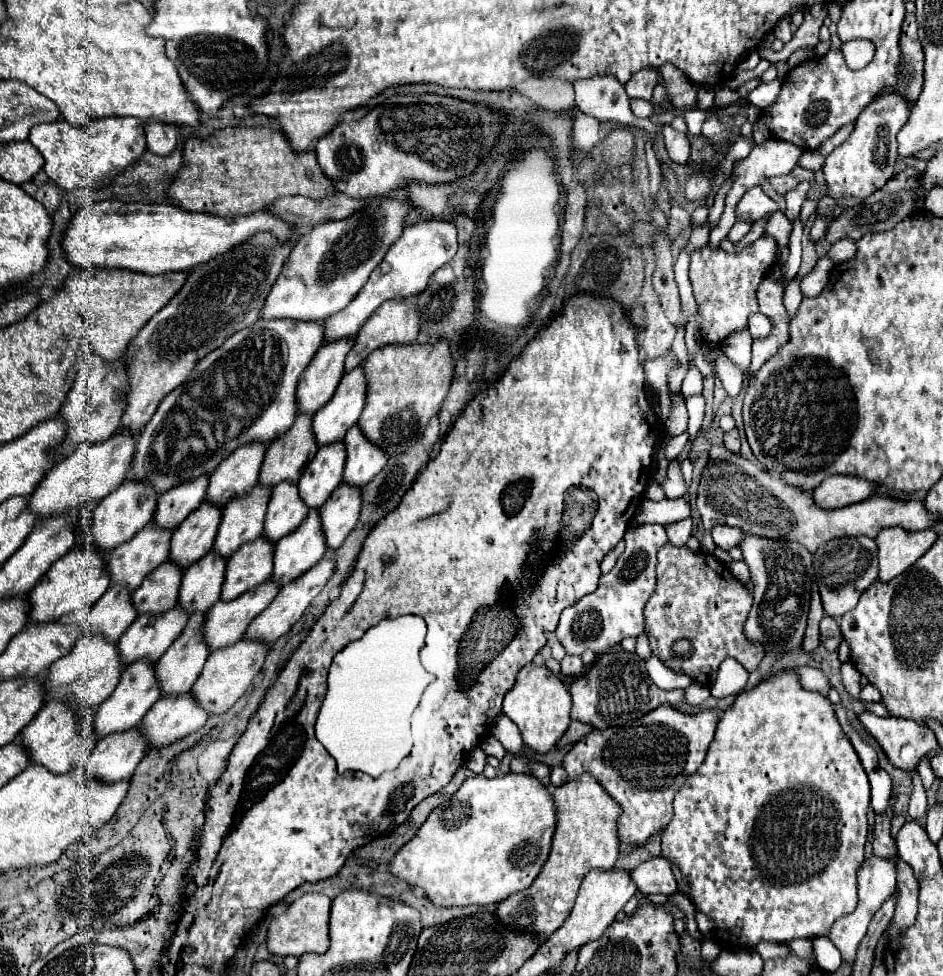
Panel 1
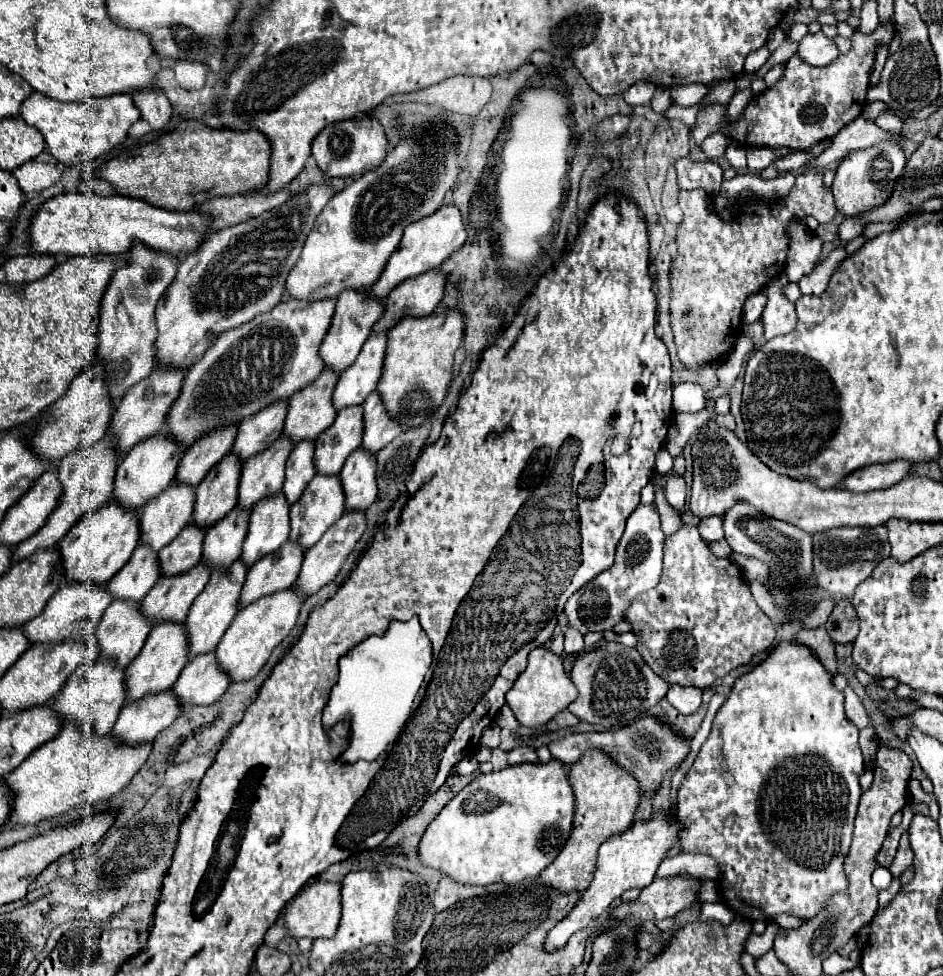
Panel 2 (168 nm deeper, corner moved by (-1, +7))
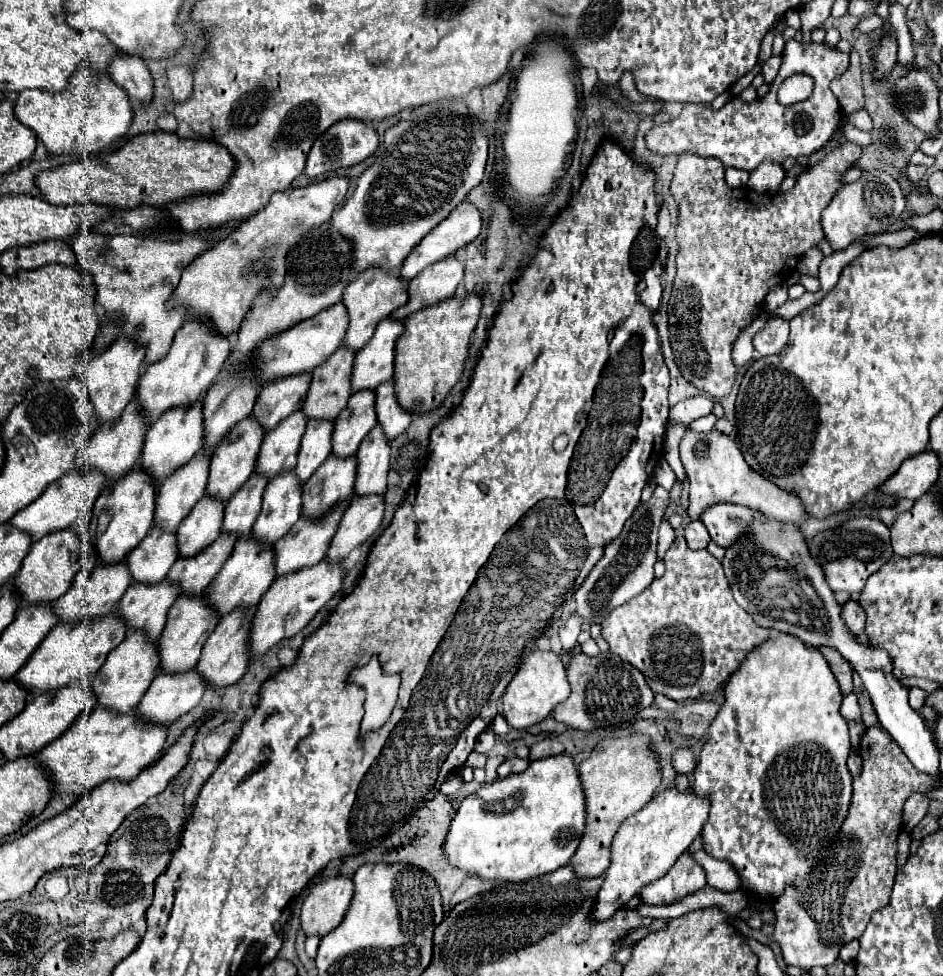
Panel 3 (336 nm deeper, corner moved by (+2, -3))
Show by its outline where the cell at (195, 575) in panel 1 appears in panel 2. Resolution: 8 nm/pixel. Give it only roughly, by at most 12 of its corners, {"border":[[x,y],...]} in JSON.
{"border":[[228,512],[208,530],[202,562],[228,568],[240,556],[248,514]]}

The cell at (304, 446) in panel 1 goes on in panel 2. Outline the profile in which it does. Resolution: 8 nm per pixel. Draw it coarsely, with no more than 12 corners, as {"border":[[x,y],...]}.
{"border":[[338,374],[290,398],[284,434],[294,444],[316,440],[336,420],[332,390]]}

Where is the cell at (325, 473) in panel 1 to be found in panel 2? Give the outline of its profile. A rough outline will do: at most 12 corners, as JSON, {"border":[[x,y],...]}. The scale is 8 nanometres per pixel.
{"border":[[362,406],[316,438],[316,472],[338,474],[364,434]]}

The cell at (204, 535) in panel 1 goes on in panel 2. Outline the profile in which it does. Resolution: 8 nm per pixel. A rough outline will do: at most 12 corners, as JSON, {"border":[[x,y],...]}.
{"border":[[228,452],[196,488],[192,520],[210,528],[236,506],[240,462]]}

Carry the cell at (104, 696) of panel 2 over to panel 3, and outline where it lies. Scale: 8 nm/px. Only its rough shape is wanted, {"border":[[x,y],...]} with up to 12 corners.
{"border":[[127,636],[89,680],[127,714],[157,676],[155,644]]}

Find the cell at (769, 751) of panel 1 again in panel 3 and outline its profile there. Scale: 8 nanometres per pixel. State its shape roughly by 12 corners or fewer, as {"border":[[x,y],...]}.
{"border":[[827,660],[733,672],[693,772],[703,850],[775,902],[851,806]]}

